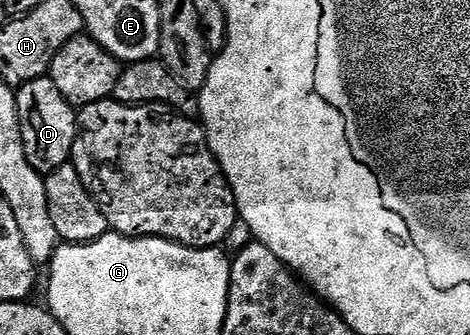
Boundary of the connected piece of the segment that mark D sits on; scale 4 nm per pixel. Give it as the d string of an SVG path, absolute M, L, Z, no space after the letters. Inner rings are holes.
M48 77L33 79L17 88L18 120L22 126L22 140L26 156L39 173L55 171L71 158L74 142L78 136L78 117L75 108L56 89Z

